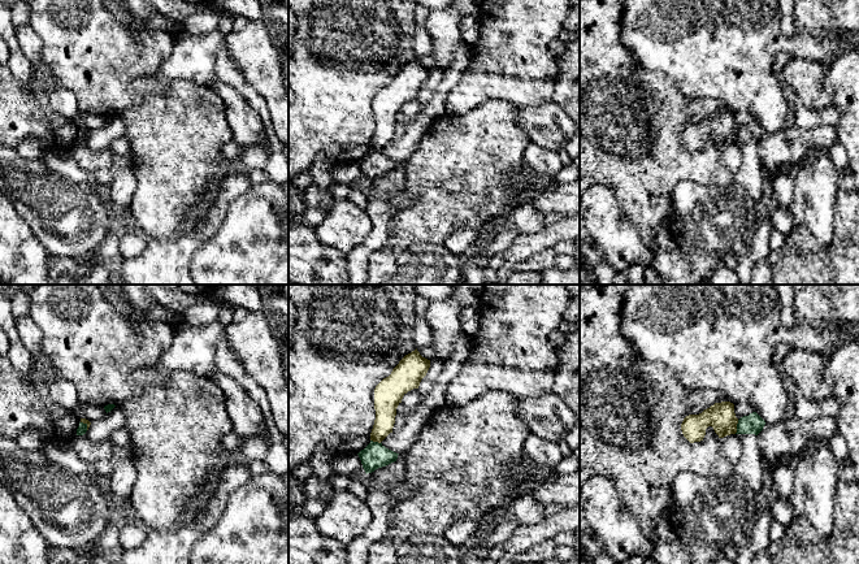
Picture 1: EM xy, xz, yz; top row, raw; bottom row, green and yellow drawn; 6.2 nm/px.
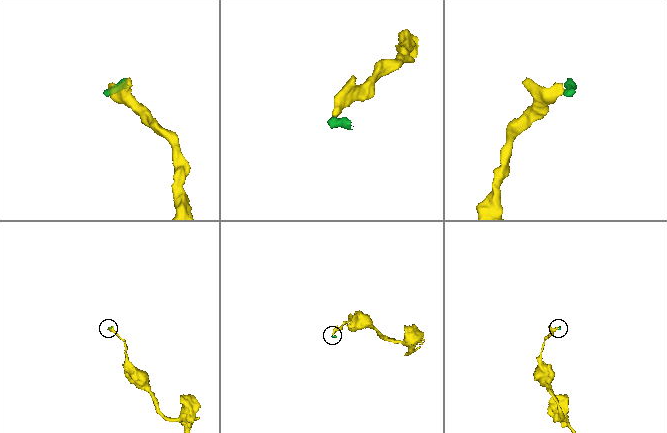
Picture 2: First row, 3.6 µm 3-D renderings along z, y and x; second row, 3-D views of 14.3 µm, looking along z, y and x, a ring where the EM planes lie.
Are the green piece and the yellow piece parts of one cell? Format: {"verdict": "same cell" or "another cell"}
{"verdict": "another cell"}

